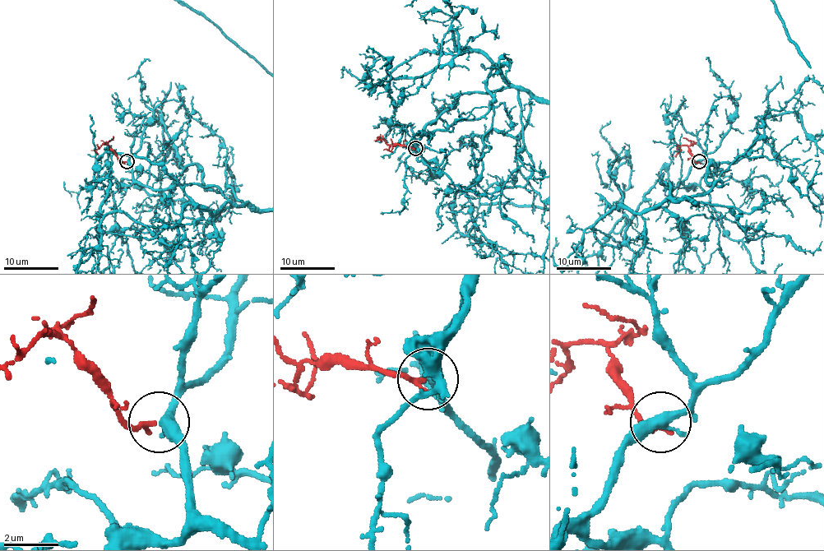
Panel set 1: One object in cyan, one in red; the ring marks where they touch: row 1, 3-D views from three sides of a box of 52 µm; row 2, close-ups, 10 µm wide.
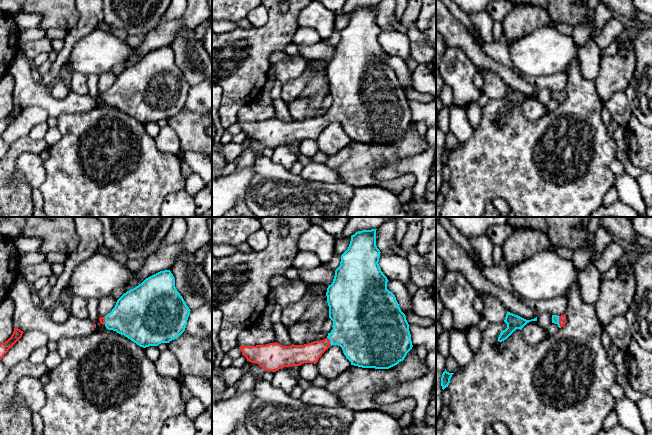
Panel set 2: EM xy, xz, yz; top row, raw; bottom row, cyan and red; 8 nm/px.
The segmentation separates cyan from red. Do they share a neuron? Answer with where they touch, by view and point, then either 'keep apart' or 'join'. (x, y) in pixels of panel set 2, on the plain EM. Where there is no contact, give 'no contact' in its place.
yz (558, 98) | join

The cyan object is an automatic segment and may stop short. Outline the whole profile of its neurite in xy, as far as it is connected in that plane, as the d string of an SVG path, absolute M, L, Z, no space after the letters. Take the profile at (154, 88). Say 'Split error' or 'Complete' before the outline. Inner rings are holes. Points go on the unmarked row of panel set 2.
Split error. M170 46L160 47L135 64L124 69L115 83L99 97L108 106L124 111L140 123L158 122L178 114L187 101L190 85L175 63L175 54Z

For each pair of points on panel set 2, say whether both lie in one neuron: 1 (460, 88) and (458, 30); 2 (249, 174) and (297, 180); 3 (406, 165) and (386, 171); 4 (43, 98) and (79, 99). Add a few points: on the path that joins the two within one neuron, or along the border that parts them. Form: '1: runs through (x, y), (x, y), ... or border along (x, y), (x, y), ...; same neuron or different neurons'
1: border along (448, 45), (459, 47), (475, 65); different neurons
2: border along (254, 165), (253, 185), (245, 197); different neurons
3: runs through (401, 165), (391, 170); same neuron
4: runs through (52, 104), (70, 104); same neuron

